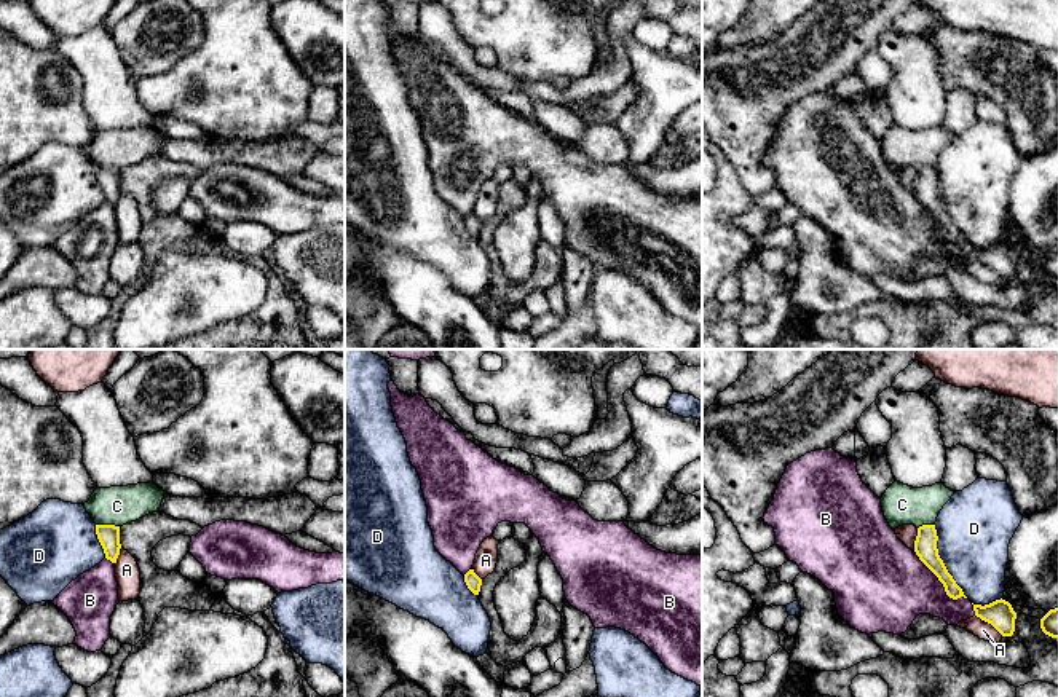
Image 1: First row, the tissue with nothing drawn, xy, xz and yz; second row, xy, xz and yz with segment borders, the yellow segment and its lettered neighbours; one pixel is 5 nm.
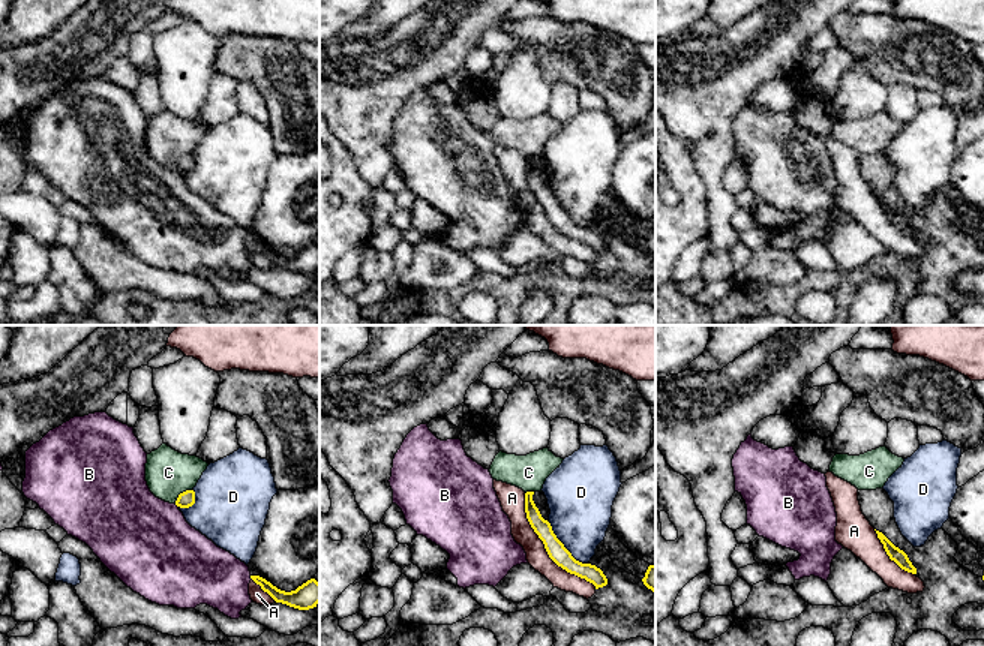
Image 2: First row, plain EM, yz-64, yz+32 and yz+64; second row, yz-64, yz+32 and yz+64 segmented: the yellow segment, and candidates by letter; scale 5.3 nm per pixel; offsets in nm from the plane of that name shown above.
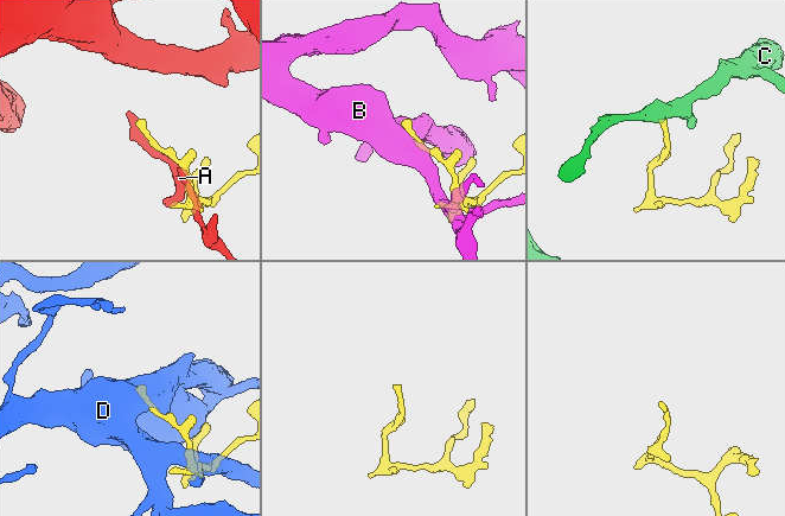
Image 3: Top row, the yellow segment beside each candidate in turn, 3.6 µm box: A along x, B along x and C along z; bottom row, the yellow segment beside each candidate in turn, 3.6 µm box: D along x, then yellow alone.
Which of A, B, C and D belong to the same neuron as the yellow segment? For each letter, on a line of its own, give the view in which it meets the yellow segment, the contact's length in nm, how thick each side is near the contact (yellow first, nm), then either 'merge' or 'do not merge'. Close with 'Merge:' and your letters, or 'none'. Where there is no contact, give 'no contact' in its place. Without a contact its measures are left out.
A: yz | 180 nm | 140/90 nm | do not merge
B: yz | 340 nm | 110/380 nm | do not merge
C: xy | 120 nm | 110/190 nm | do not merge
D: yz | 420 nm | 110/380 nm | do not merge
Merge: none

